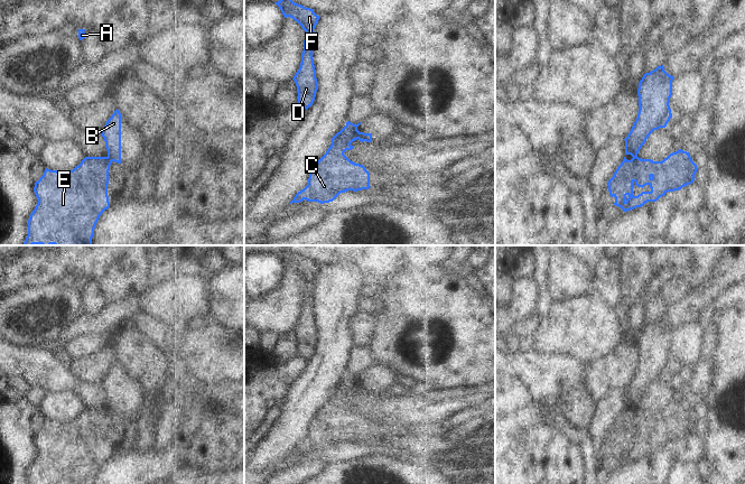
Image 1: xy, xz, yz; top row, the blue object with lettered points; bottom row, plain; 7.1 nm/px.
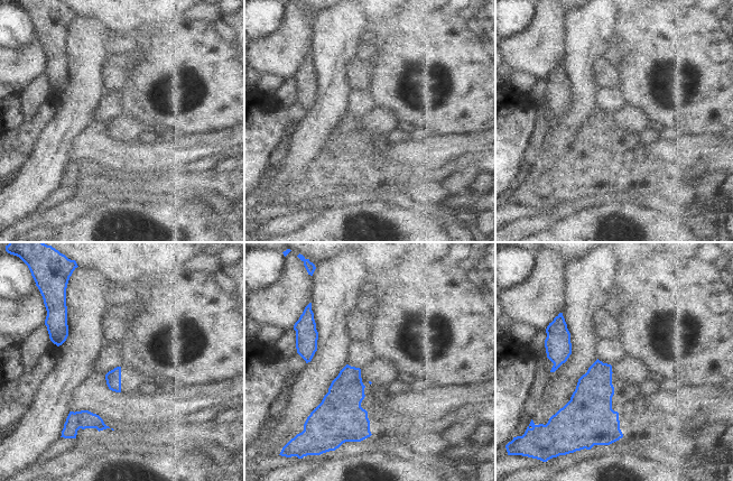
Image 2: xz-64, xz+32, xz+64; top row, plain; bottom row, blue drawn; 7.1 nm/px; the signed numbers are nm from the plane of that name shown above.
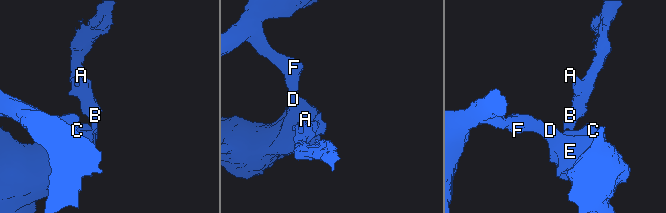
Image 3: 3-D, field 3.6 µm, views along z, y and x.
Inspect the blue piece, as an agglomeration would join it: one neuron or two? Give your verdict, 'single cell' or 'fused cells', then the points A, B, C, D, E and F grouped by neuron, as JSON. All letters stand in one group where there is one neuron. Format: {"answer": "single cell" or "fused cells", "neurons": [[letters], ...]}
{"answer": "fused cells", "neurons": [["A", "B"], ["C", "D", "E", "F"]]}

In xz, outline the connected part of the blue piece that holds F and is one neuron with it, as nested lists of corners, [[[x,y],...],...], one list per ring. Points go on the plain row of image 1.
[[[287,246],[274,254],[280,259],[285,269],[292,269],[306,282],[300,318],[292,331],[297,337],[298,355],[302,356],[307,361],[313,356],[316,343],[318,341],[318,333],[316,329],[316,320],[313,309],[313,290],[315,286],[314,280],[320,268],[314,263],[314,260],[295,254]]]

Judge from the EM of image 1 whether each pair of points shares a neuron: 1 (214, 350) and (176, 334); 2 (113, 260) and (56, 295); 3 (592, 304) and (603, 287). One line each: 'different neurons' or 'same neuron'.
1: same neuron
2: different neurons
3: different neurons

